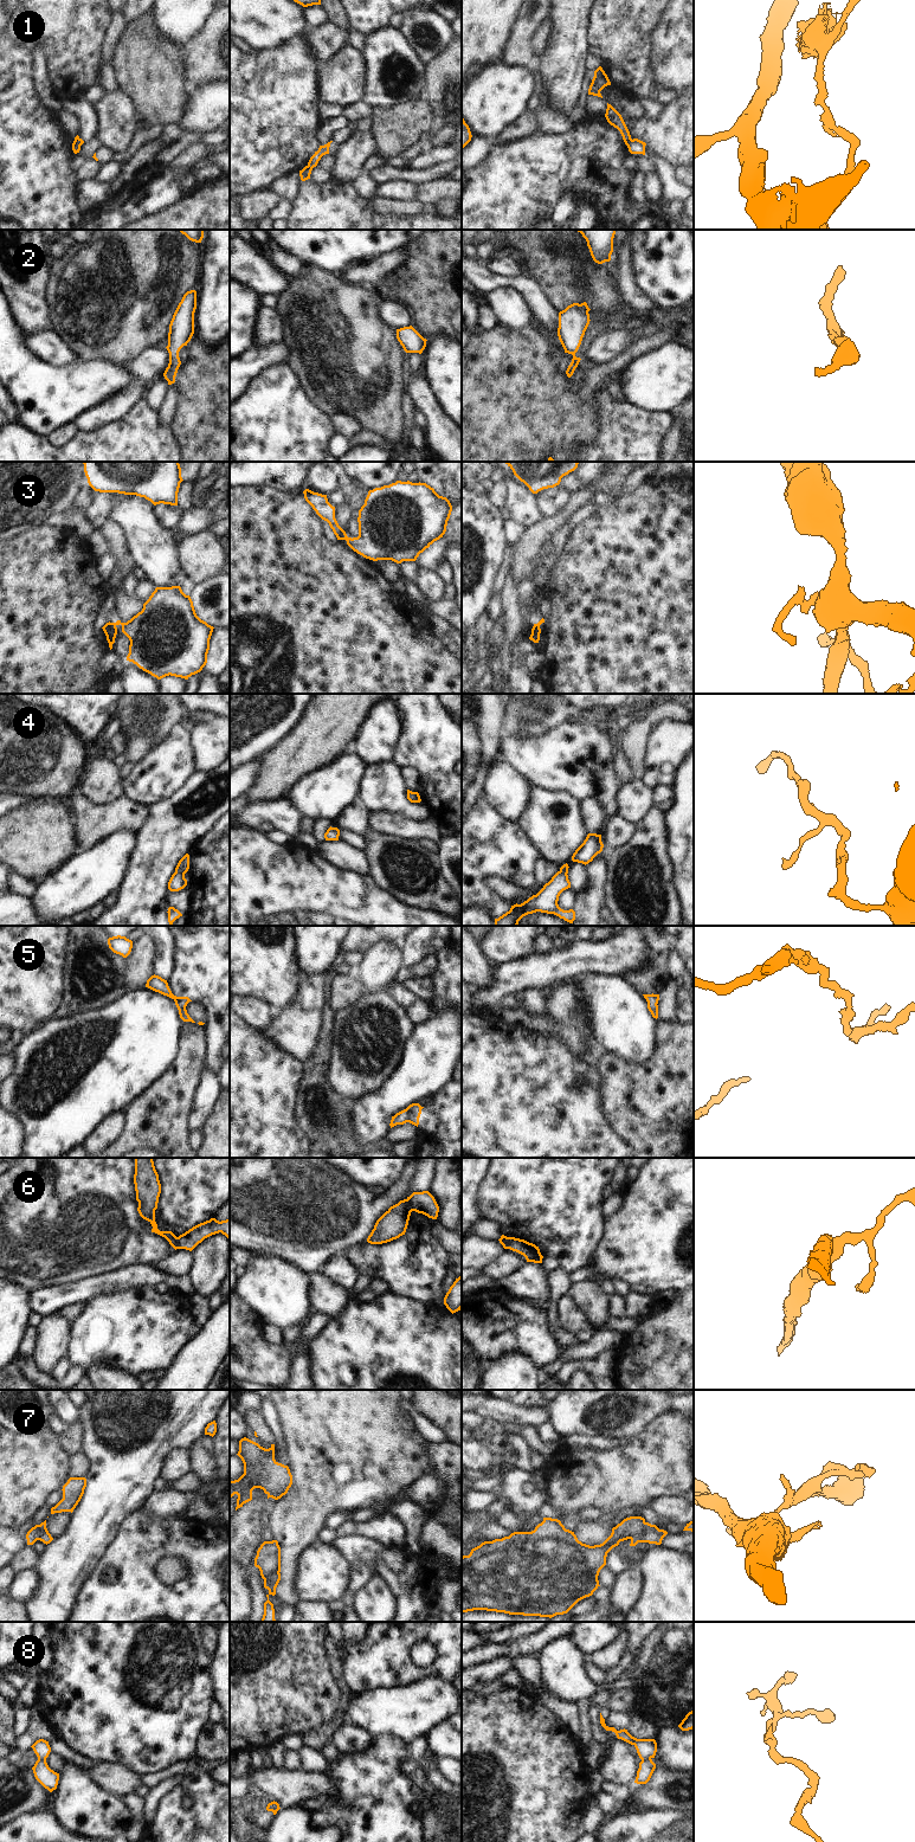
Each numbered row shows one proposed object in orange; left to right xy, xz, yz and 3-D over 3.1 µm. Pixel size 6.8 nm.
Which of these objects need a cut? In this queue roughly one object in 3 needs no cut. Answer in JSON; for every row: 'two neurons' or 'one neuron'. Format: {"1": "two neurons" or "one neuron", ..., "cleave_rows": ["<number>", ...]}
{"1": "two neurons", "2": "one neuron", "3": "two neurons", "4": "one neuron", "5": "one neuron", "6": "two neurons", "7": "two neurons", "8": "two neurons", "cleave_rows": ["1", "3", "6", "7", "8"]}

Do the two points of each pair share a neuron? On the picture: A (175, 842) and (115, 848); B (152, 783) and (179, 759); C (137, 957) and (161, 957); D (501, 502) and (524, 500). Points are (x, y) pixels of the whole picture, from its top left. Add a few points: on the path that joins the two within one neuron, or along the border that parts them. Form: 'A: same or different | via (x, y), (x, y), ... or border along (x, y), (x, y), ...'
A: different | border along (135, 832), (135, 844), (124, 871)
B: same | via (159, 775), (172, 762)
C: different | border along (150, 938), (155, 947), (154, 973)
D: different | border along (503, 481), (508, 508)

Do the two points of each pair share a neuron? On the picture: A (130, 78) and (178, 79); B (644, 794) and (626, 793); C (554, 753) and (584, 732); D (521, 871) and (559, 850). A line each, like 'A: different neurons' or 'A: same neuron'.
A: same neuron
B: same neuron
C: same neuron
D: different neurons

